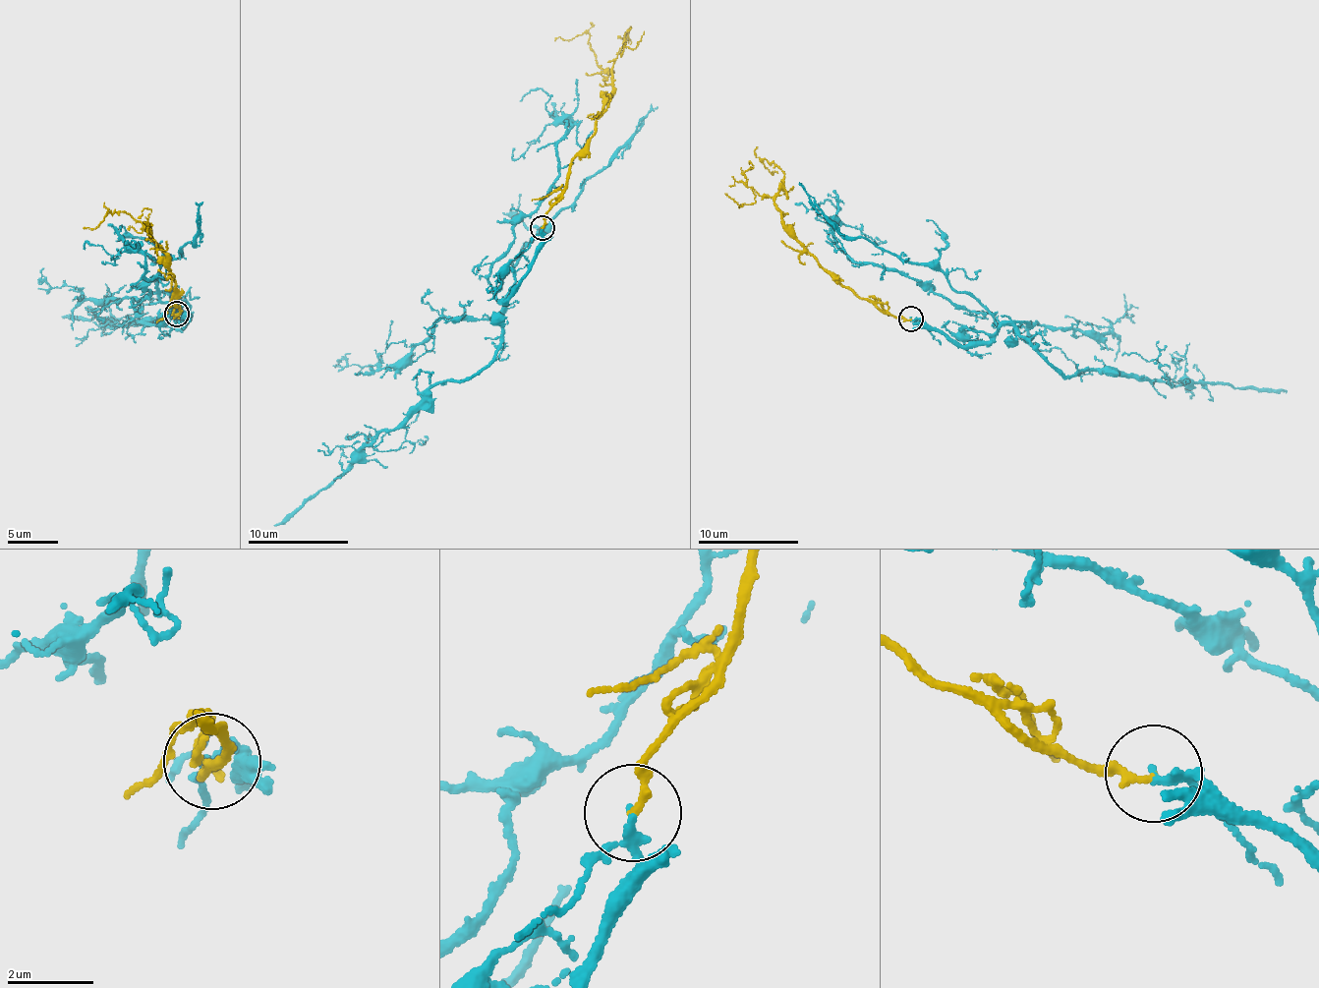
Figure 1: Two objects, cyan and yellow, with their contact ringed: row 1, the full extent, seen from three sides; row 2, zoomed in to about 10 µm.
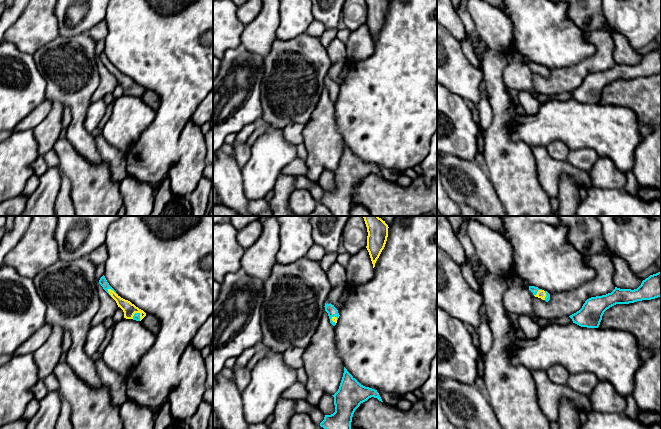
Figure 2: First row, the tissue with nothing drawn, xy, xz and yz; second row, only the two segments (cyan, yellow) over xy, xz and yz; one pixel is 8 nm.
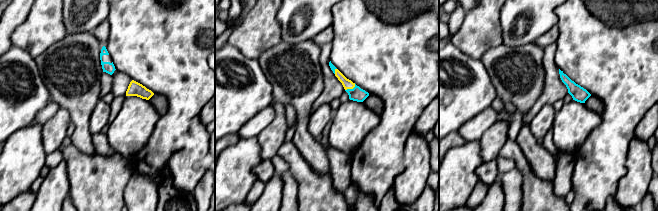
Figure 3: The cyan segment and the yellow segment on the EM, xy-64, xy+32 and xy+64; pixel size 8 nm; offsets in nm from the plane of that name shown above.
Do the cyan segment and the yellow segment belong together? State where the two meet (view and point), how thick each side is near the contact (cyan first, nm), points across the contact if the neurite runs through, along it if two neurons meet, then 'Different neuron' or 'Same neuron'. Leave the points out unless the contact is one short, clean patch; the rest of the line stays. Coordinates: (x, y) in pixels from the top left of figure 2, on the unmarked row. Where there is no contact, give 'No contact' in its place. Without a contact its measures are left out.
Touches cyan at xy (112, 65). Thickness 70 nm (cyan) against 110 nm. Path across: xy (103, 58), (112, 65), (129, 85). Same neuron

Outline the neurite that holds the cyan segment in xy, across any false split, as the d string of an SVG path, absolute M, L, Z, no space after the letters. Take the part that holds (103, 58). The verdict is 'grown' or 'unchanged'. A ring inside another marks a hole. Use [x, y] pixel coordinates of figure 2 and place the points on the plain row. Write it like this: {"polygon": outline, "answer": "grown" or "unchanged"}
{"polygon": "M104 51L100 54L99 60L116 77L118 83L123 86L124 94L141 97L146 92L146 89L143 86L136 83L130 77L121 74L109 61Z", "answer": "grown"}

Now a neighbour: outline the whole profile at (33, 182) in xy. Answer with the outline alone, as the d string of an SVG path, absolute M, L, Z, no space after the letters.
M33 174L28 179L28 181L23 189L22 195L24 195L26 197L31 196L37 189L38 185L39 185L39 177L35 174Z

